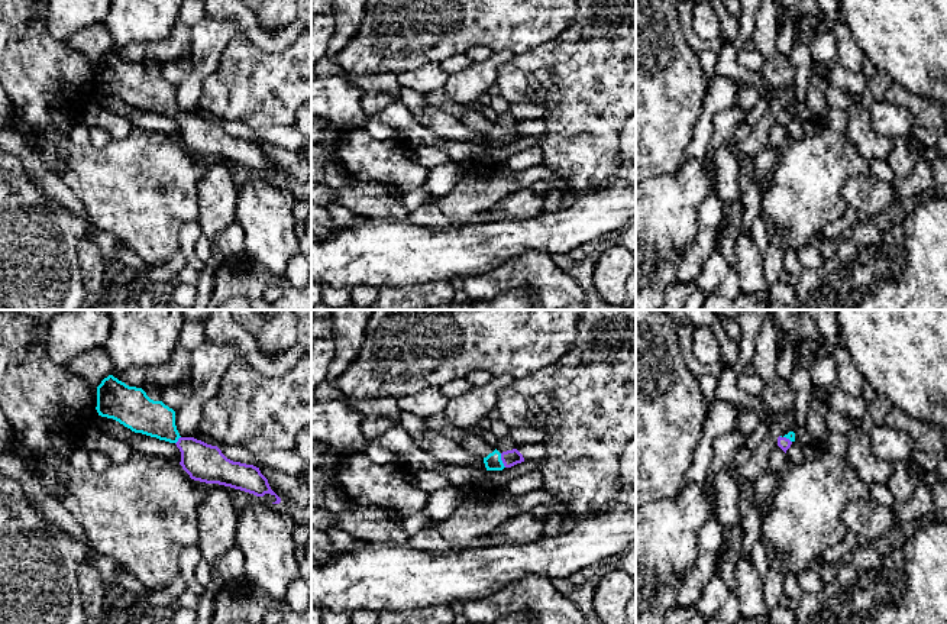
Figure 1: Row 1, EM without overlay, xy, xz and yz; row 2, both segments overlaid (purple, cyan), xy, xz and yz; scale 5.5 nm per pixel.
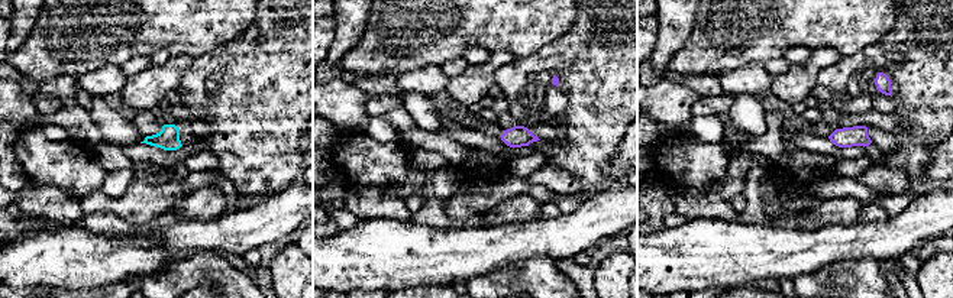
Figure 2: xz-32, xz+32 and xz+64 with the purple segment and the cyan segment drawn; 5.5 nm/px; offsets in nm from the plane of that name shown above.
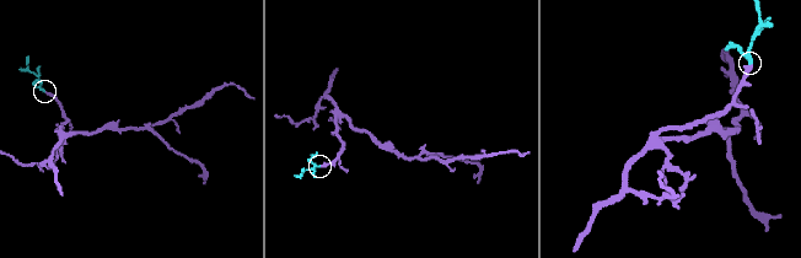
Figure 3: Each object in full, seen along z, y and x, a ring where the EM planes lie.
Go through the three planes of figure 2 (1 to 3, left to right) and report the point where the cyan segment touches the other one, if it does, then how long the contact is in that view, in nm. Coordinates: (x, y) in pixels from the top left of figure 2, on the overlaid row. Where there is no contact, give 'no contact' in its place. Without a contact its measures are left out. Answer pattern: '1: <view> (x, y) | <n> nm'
1: no contact
2: no contact
3: no contact

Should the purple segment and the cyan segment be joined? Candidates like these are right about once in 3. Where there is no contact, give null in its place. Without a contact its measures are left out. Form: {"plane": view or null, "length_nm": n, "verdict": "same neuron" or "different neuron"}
{"plane": "xz", "length_nm": 90, "verdict": "same neuron"}

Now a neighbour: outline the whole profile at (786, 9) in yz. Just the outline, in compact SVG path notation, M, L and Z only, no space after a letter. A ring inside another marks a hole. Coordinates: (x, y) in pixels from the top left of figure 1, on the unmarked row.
M775 0L779 20L798 19L804 14L820 14L815 0Z

